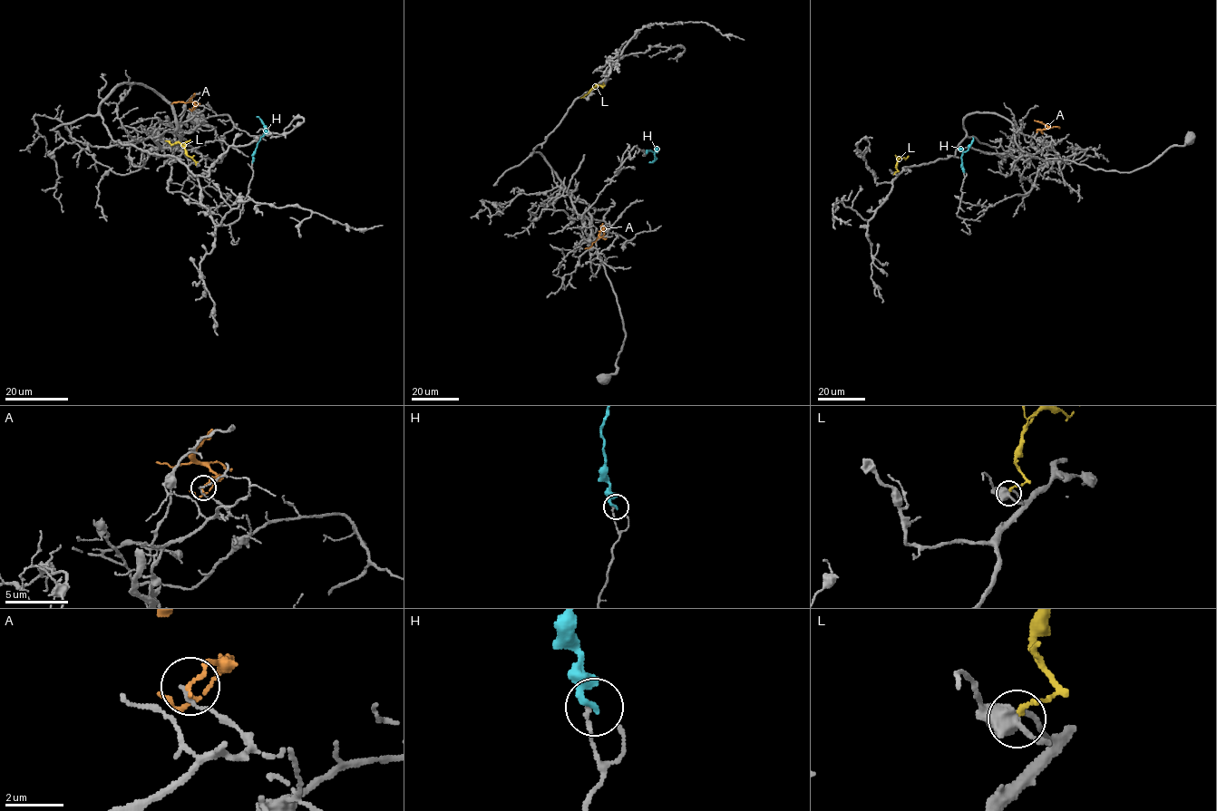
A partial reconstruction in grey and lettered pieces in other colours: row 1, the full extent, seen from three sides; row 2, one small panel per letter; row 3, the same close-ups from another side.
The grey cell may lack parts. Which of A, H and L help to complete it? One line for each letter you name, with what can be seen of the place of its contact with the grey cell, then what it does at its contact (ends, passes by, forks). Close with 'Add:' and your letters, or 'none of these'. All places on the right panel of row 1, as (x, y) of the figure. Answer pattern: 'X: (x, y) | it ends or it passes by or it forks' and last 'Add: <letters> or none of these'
Add: none of these

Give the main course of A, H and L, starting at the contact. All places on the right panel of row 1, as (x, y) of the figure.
A: (1036, 131), (1048, 127), (1059, 128)
H: (964, 172), (961, 157), (973, 137)
L: (894, 173), (898, 170), (897, 161), (908, 156)

